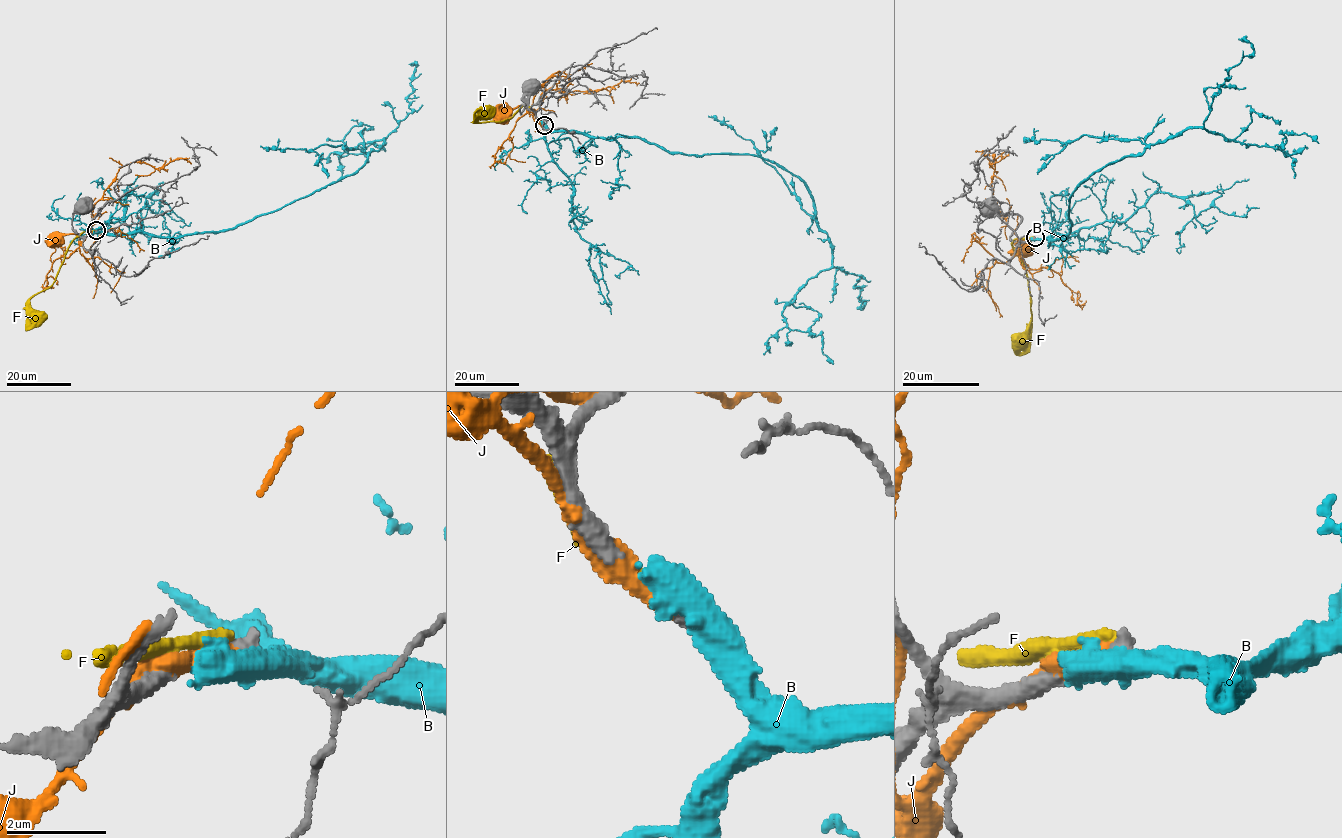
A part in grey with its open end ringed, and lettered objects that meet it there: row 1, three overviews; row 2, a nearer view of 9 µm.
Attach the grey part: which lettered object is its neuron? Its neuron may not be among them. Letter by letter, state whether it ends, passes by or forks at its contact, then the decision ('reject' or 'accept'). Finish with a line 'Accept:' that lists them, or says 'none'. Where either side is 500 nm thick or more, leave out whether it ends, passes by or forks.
B: reject
F: it ends; reject
J: it ends; reject
Accept: none

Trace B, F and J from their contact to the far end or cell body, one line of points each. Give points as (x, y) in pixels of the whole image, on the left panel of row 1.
B: (95, 231), (183, 237), (233, 229), (352, 175), (384, 139), (334, 153), (360, 153), (373, 143), (385, 151)
F: (95, 230), (84, 231), (75, 238), (55, 280), (30, 299), (29, 315), (36, 318)
J: (95, 231), (82, 241), (75, 234), (63, 234), (59, 242), (56, 242)

